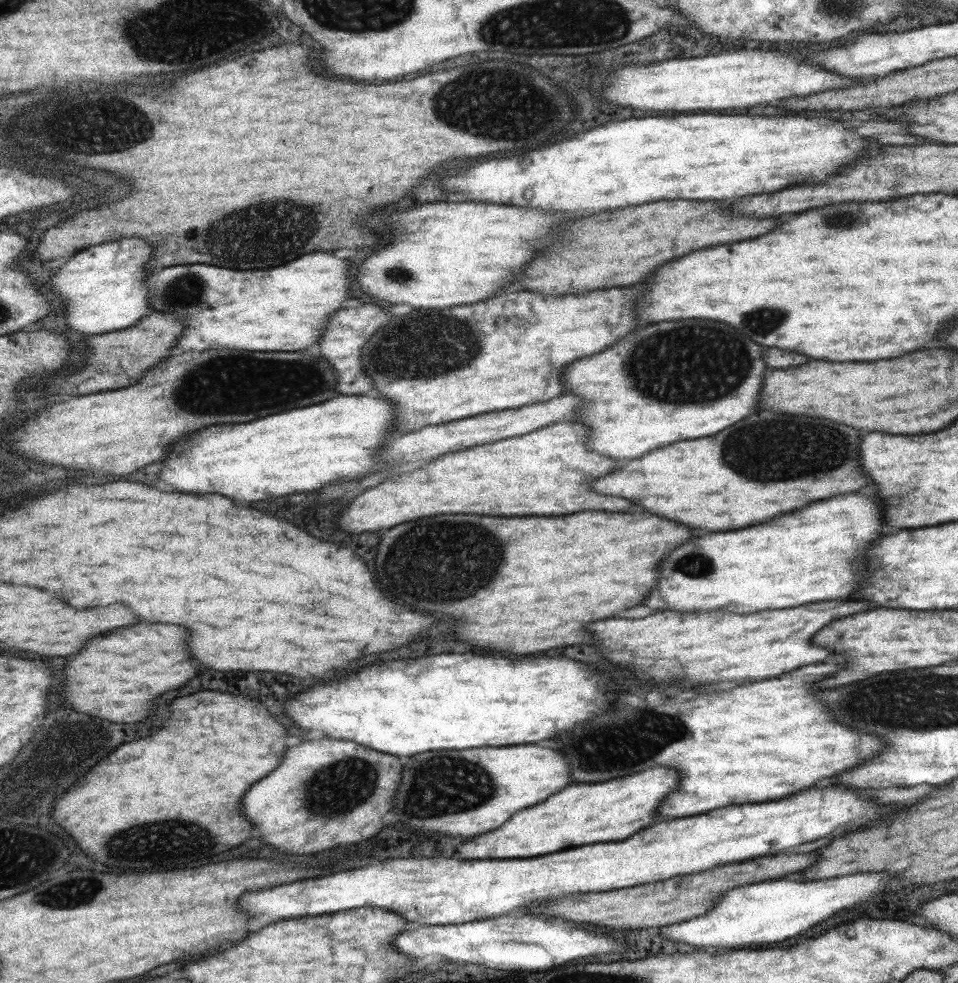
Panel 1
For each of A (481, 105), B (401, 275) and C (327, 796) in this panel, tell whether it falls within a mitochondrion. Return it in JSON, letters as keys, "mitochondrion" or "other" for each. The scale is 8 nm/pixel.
{"A":"mitochondrion","B":"other","C":"mitochondrion"}

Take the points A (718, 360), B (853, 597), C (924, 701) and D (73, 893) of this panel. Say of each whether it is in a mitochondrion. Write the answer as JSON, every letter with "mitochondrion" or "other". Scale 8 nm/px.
{"A":"mitochondrion","B":"other","C":"mitochondrion","D":"mitochondrion"}

